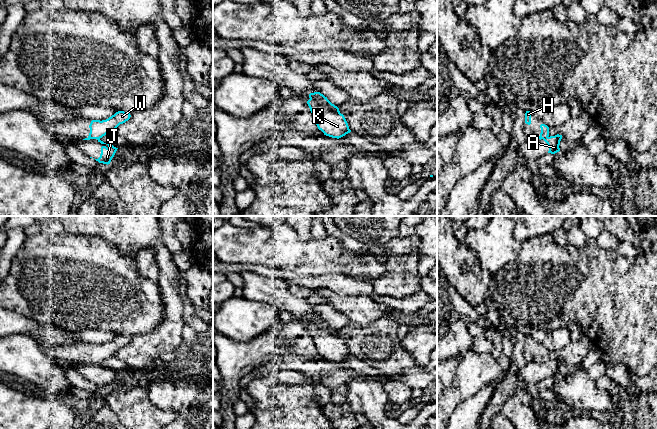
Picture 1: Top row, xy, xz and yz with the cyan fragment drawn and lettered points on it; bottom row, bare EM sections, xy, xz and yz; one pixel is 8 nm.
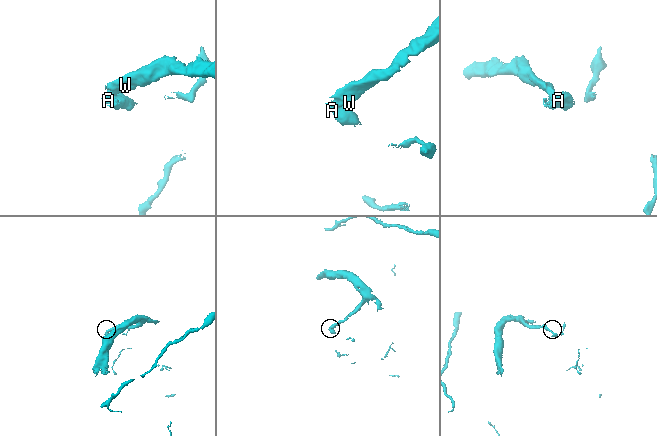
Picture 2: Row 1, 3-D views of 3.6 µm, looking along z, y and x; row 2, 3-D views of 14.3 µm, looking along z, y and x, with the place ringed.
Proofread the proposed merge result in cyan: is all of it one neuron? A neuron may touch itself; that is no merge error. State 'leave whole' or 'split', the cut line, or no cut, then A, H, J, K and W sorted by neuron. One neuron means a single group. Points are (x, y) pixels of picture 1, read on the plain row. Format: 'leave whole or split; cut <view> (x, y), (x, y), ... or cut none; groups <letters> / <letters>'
split; cut xz (312, 321), (327, 324); groups A J K / H W

